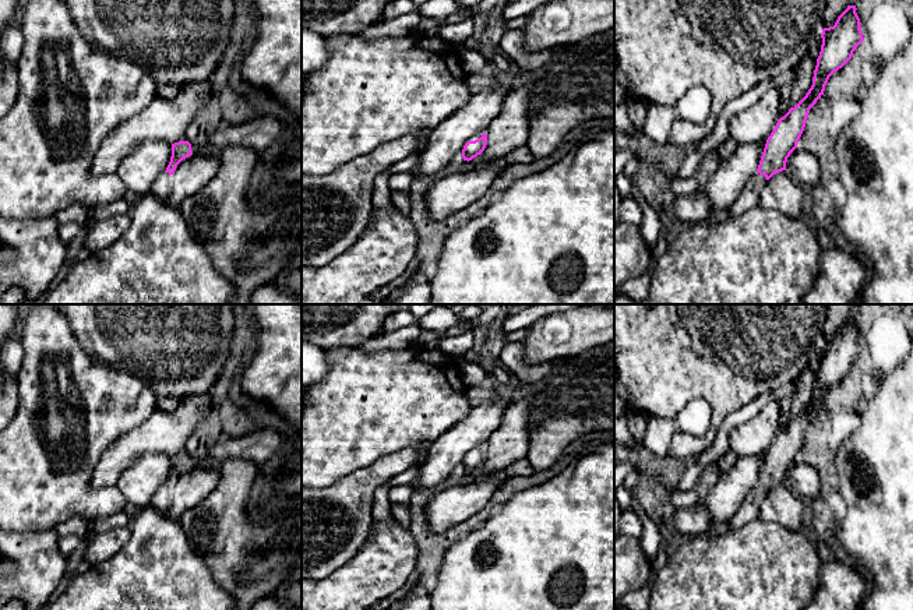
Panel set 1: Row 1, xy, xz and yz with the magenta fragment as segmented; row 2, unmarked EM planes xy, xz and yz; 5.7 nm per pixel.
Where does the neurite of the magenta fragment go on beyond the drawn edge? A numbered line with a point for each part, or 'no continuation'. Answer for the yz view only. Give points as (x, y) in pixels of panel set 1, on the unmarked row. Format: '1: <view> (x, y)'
1: yz (747, 512)

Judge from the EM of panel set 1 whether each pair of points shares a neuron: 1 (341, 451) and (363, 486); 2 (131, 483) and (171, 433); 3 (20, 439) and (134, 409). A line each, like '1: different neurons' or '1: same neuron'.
1: different neurons
2: different neurons
3: same neuron

